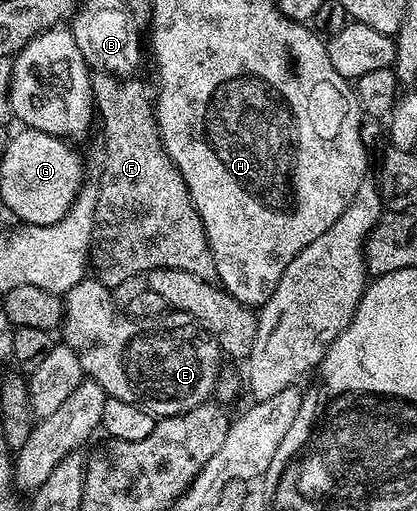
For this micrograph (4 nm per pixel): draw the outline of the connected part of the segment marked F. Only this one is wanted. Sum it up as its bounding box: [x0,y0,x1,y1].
[88,73,217,288]

